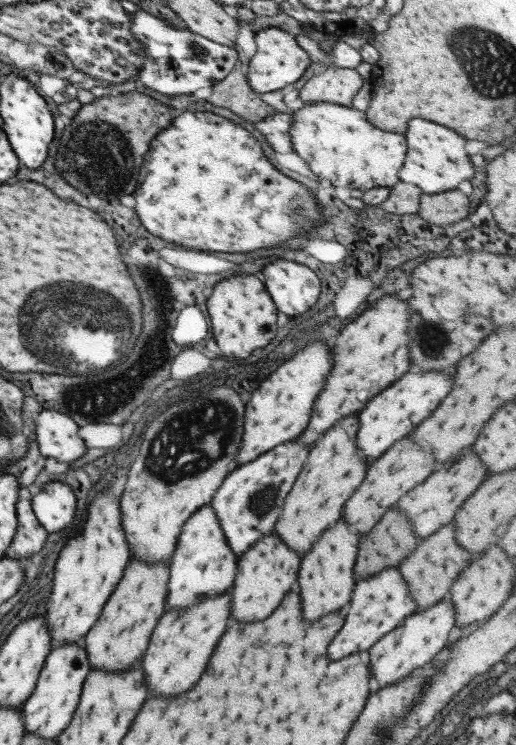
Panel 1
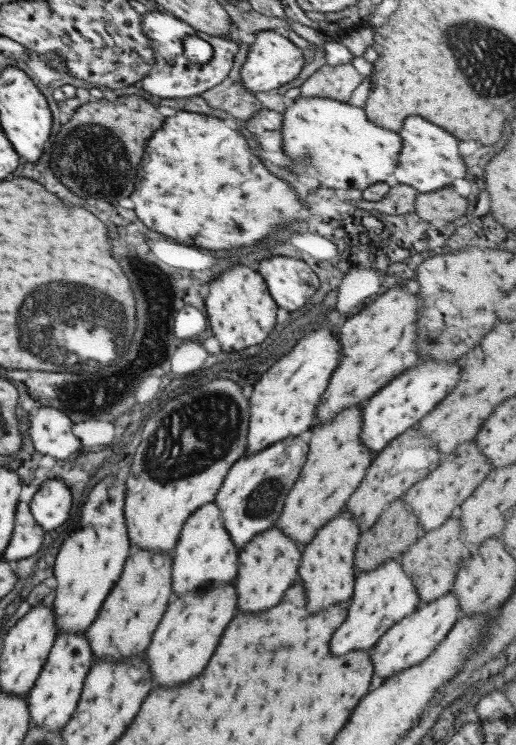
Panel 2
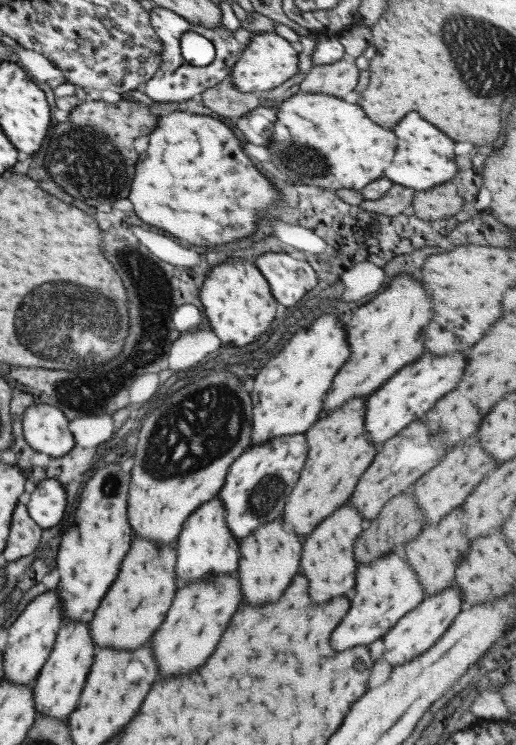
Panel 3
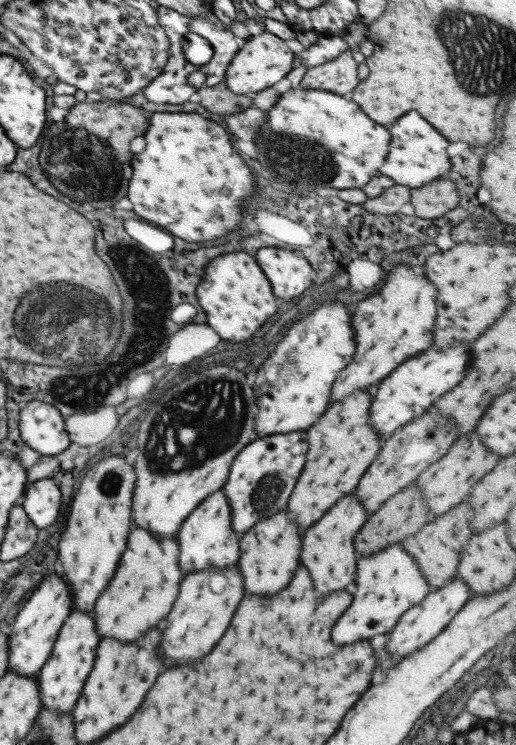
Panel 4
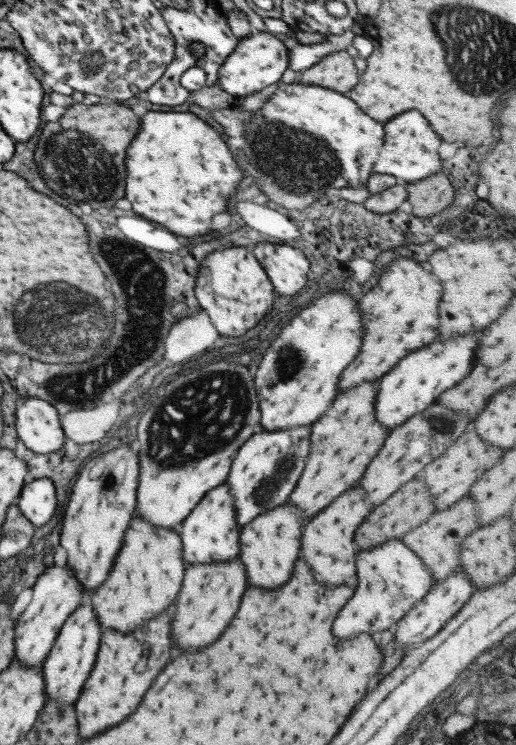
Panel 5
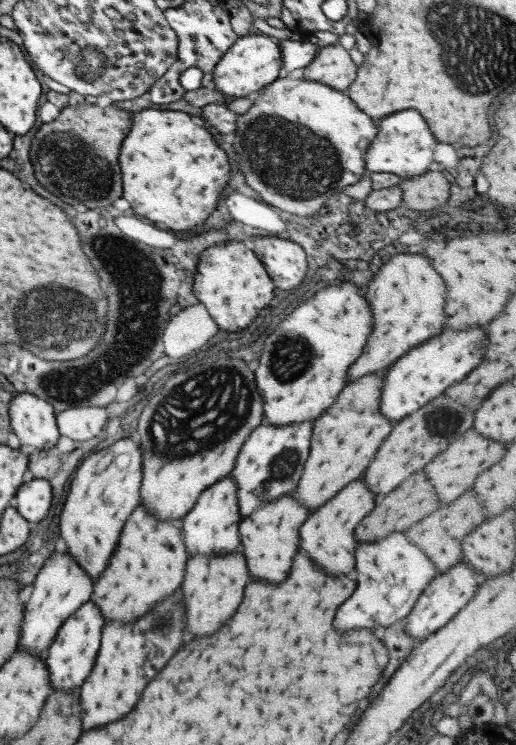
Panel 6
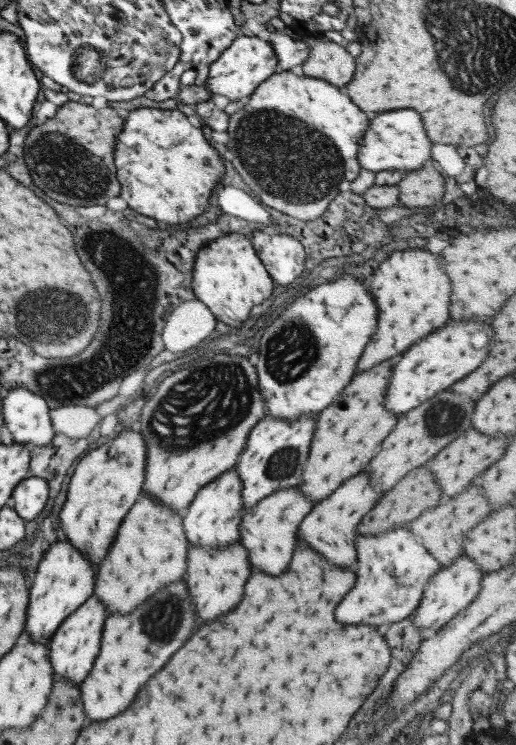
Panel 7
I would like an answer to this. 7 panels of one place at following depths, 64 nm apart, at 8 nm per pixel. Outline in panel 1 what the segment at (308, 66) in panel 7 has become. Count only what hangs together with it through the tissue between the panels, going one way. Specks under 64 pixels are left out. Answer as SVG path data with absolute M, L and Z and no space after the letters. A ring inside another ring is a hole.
M328 68L318 76L311 77L299 90L299 98L306 104L318 104L324 102L328 104L338 104L342 106L352 106L355 94L362 88L364 78L352 68Z

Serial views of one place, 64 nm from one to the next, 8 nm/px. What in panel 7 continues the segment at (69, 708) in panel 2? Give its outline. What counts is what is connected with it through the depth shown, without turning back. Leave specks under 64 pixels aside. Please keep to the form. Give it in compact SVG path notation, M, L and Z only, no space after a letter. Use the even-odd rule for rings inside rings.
M92 595L80 608L64 619L48 644L49 656L56 676L70 679L78 685L89 675L100 653L101 636L107 615L108 612L101 600L96 595Z

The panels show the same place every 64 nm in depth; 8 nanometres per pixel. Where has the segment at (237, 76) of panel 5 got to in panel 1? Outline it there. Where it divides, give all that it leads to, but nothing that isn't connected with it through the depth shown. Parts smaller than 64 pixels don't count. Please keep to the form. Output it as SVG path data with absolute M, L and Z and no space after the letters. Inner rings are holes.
M268 27L256 32L255 49L258 52L251 57L250 64L244 72L248 84L254 92L262 94L274 92L274 90L282 91L286 87L291 87L310 67L311 62L308 59L308 54L300 48L295 37L276 27Z

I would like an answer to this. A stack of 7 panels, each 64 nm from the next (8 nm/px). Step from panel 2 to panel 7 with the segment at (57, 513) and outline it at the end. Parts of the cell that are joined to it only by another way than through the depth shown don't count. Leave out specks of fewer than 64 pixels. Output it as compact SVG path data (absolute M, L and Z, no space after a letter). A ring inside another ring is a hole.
M38 477L21 480L11 494L18 517L24 521L40 518L42 509L48 507L49 489L48 483Z

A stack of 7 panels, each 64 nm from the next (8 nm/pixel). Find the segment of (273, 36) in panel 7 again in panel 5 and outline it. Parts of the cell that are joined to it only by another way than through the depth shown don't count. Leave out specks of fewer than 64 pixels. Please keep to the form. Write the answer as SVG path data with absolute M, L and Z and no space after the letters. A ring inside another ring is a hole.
M352 29L346 30L340 36L330 36L330 42L326 40L325 42L320 42L320 44L301 44L289 50L290 66L288 69L294 72L302 71L310 67L314 67L314 64L320 63L320 60L330 53L340 52L340 50L345 50L349 46L352 46L353 40L355 38Z

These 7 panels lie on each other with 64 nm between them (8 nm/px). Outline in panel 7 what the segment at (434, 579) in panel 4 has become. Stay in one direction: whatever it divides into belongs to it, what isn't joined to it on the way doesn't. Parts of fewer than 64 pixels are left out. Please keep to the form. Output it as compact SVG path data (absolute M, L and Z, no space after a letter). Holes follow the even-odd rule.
M470 486L470 488L466 488L466 492L460 492L458 496L446 500L444 504L438 504L432 510L423 512L421 516L418 516L418 520L410 523L408 528L415 535L416 540L434 556L442 567L448 567L454 558L458 558L462 554L462 544L464 544L466 534L482 518L486 518L490 514L490 510L492 508L486 502L486 498L480 494L480 488Z

